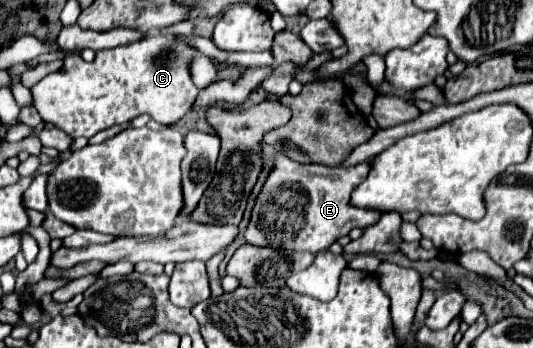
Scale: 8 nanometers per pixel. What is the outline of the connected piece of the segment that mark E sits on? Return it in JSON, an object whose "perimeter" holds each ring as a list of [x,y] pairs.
{"perimeter":[[[279,155],[275,169],[271,171],[261,195],[257,197],[245,239],[251,245],[275,247],[275,249],[297,249],[319,253],[329,249],[339,237],[351,229],[365,229],[381,217],[377,209],[357,209],[351,205],[353,189],[369,175],[371,161],[363,161],[355,167],[325,167],[325,165],[303,165]]]}

